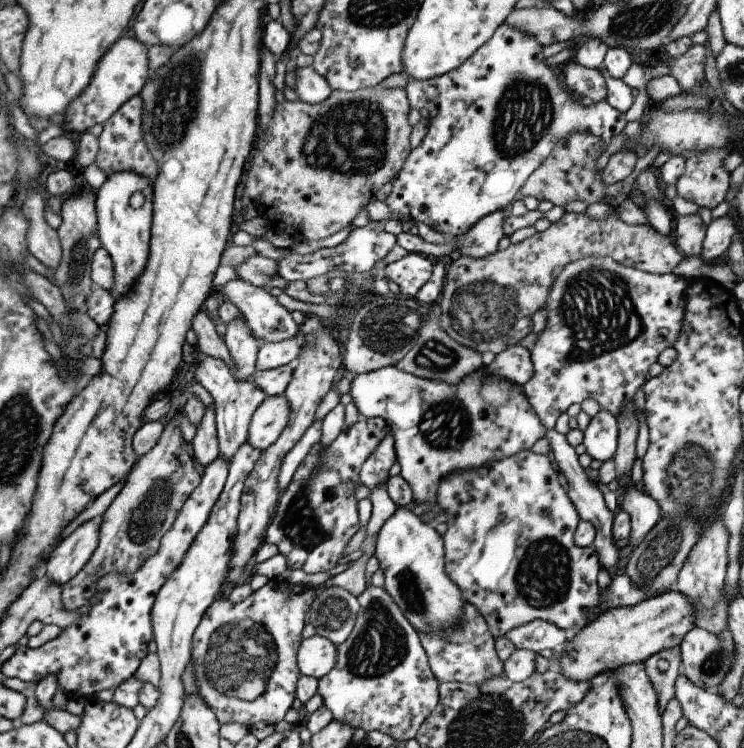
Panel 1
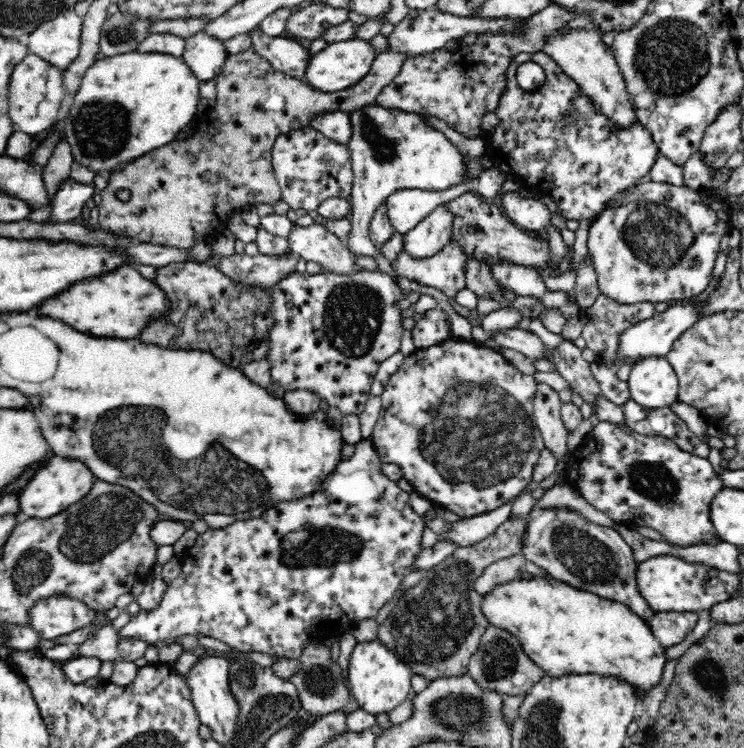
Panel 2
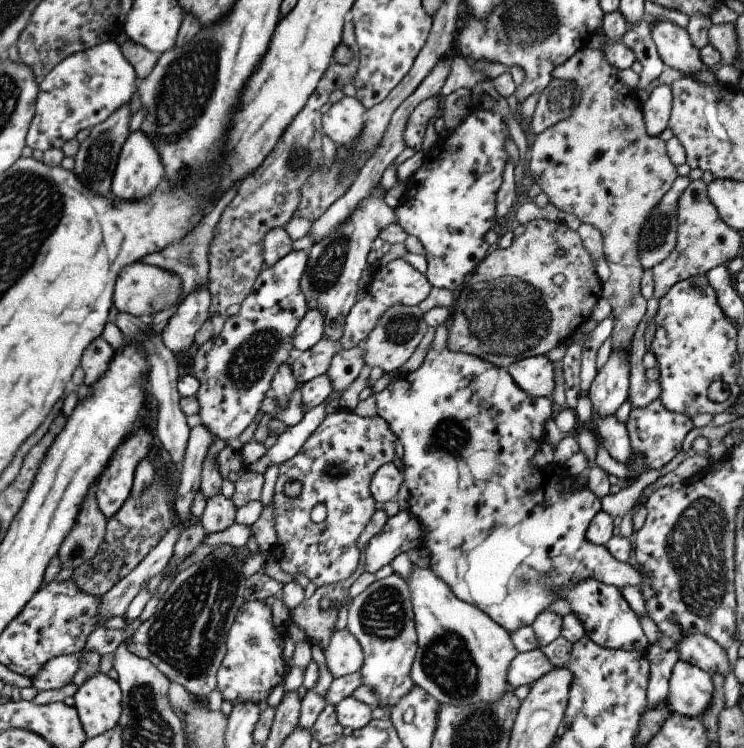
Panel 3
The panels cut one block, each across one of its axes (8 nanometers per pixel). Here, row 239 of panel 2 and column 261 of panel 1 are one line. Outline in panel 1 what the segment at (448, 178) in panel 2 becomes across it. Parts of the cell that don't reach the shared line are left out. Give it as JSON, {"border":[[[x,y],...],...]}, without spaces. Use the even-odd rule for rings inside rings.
{"border":[[[295,338],[269,344],[262,343],[256,352],[255,371],[263,372],[295,361],[300,352],[300,343]]]}

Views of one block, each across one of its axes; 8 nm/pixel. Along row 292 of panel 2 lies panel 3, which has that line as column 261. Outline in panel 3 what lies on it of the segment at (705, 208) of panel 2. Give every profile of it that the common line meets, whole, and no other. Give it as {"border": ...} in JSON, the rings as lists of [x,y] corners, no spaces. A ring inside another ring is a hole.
{"border":[[[243,600],[227,633],[226,651],[216,672],[216,688],[222,700],[229,700],[233,705],[247,701],[257,705],[266,699],[271,688],[287,674],[281,656],[284,637],[284,629],[271,626],[271,612],[264,602]]]}

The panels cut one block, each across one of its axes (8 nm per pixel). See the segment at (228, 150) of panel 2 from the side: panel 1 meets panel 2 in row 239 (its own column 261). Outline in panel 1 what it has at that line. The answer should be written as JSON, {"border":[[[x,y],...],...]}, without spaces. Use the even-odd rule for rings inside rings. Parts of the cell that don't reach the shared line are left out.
{"border":[[[381,85],[350,93],[332,90],[331,94],[321,104],[310,105],[303,101],[289,102],[286,99],[283,102],[276,102],[275,108],[273,108],[273,120],[271,120],[267,132],[263,132],[261,136],[257,134],[253,148],[254,152],[251,152],[251,164],[249,164],[249,170],[245,174],[245,182],[243,182],[242,196],[244,201],[259,202],[261,206],[259,213],[262,218],[267,220],[268,229],[273,232],[289,234],[289,238],[294,239],[296,244],[300,242],[321,242],[321,238],[327,238],[327,236],[347,226],[357,216],[357,213],[363,211],[365,205],[374,199],[375,192],[385,182],[391,182],[397,176],[405,158],[411,152],[411,148],[409,148],[411,126],[407,122],[409,110],[409,102],[407,102],[407,96],[405,96],[403,88],[385,88]]]}

